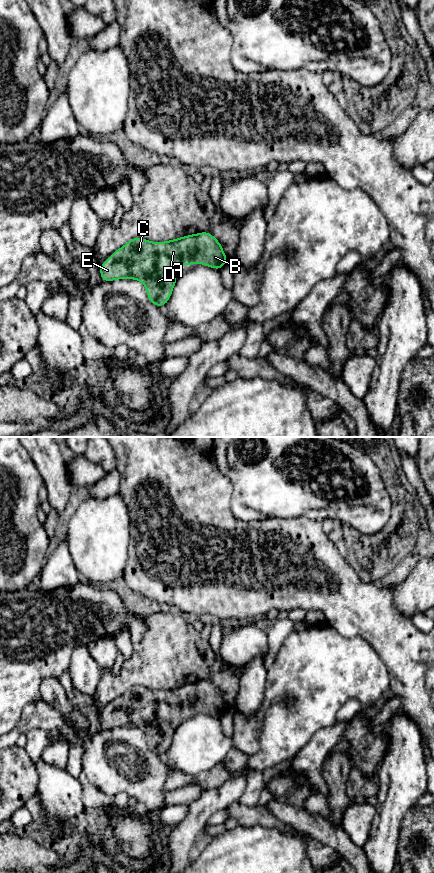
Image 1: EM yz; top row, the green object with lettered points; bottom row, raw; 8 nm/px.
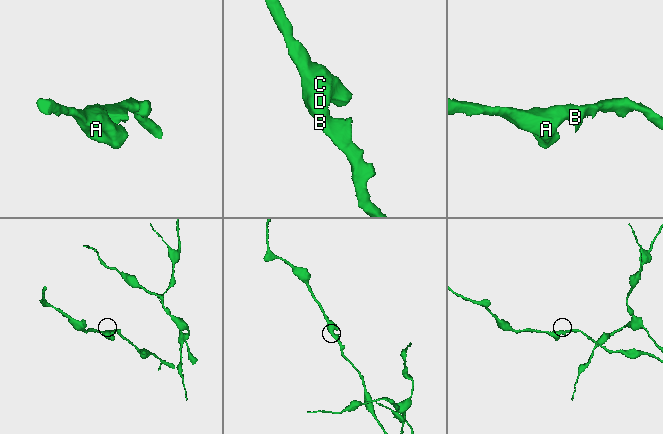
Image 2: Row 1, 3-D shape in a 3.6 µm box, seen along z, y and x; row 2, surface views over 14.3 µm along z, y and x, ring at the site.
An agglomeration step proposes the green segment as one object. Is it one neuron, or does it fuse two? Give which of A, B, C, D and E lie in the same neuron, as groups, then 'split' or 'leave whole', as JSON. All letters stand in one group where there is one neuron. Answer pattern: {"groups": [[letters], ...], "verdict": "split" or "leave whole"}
{"groups": [["A", "B", "C", "D", "E"]], "verdict": "leave whole"}

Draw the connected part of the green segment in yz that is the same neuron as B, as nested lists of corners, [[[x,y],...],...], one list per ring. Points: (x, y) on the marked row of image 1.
[[[201,232],[165,242],[151,242],[135,237],[116,250],[100,266],[102,281],[135,279],[141,281],[147,291],[148,299],[155,306],[167,304],[176,284],[172,269],[175,266],[202,265],[220,270],[229,258],[225,255],[220,242],[211,233]]]

